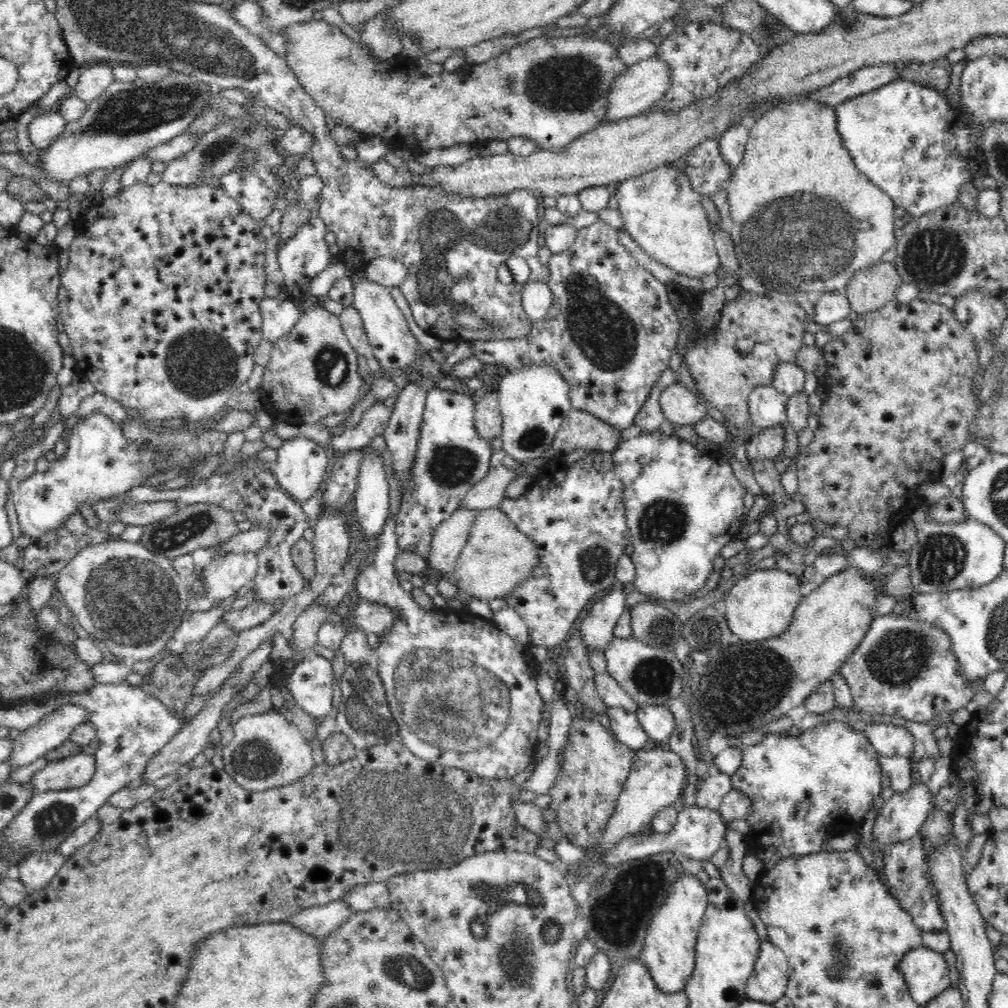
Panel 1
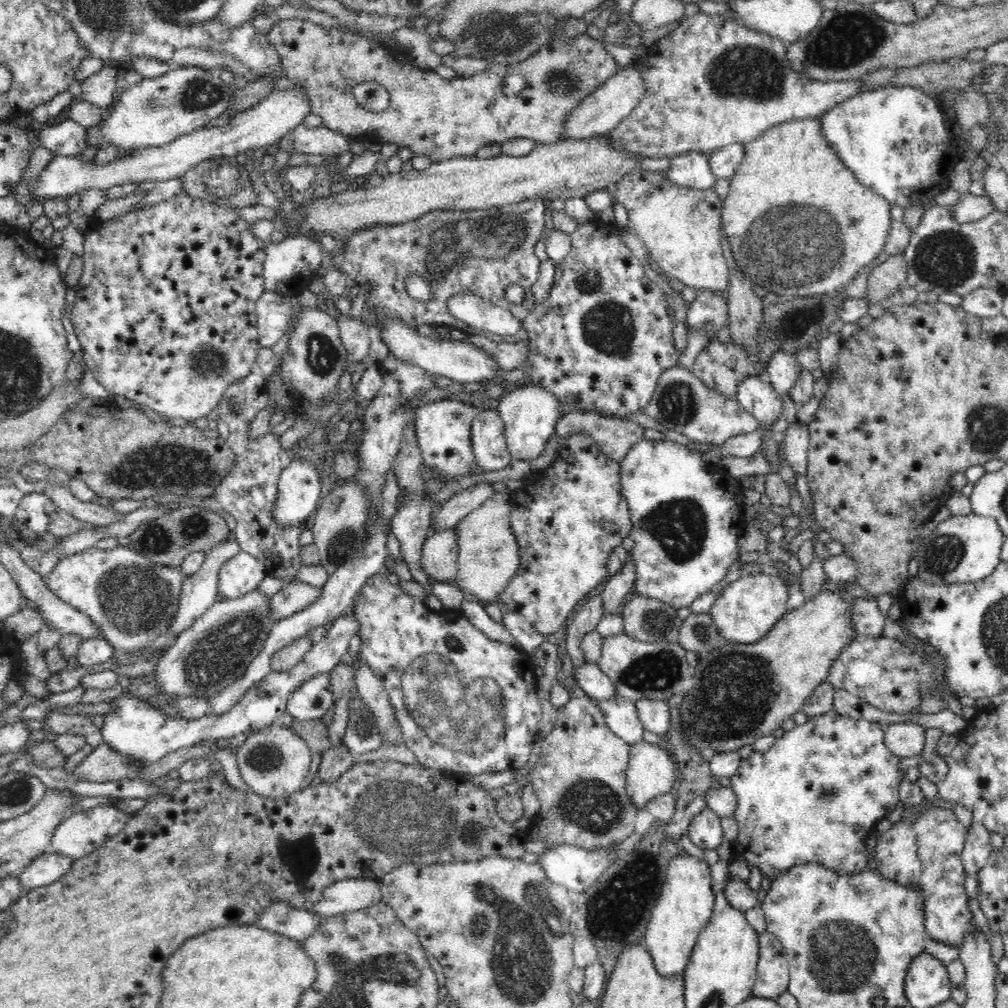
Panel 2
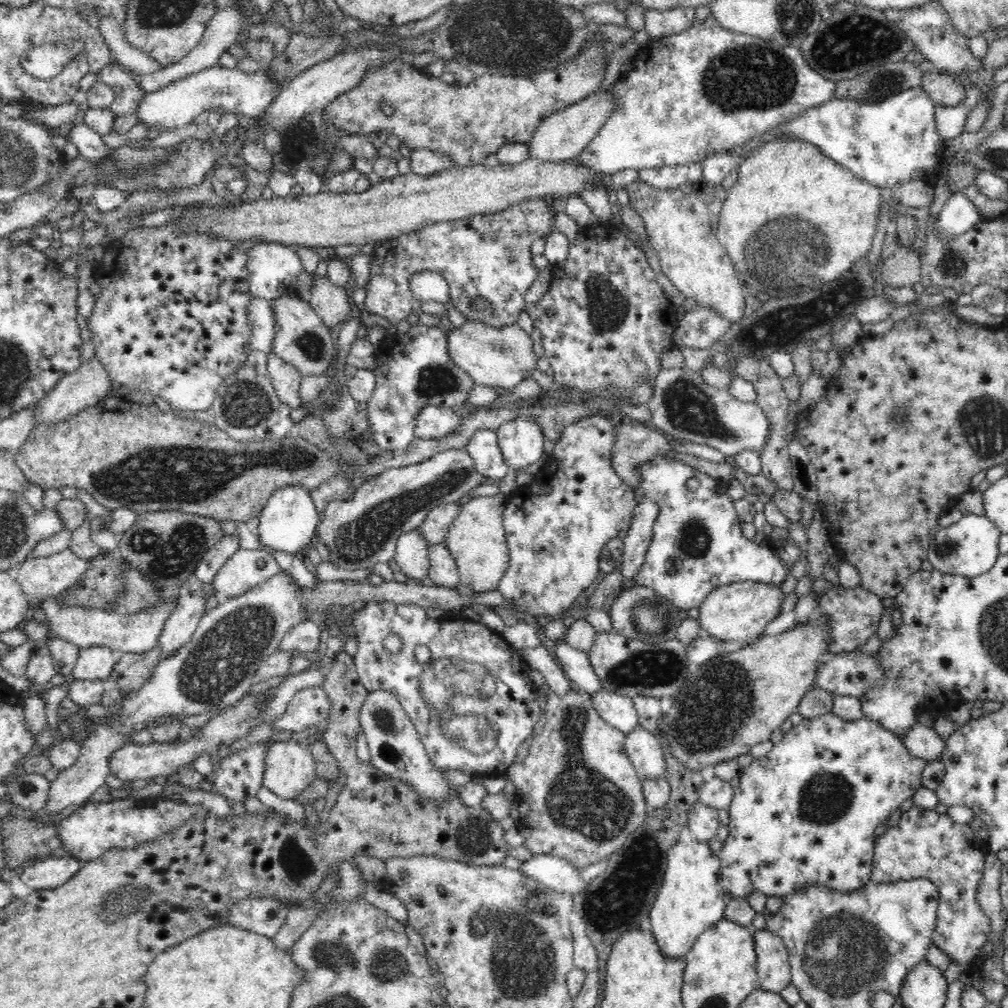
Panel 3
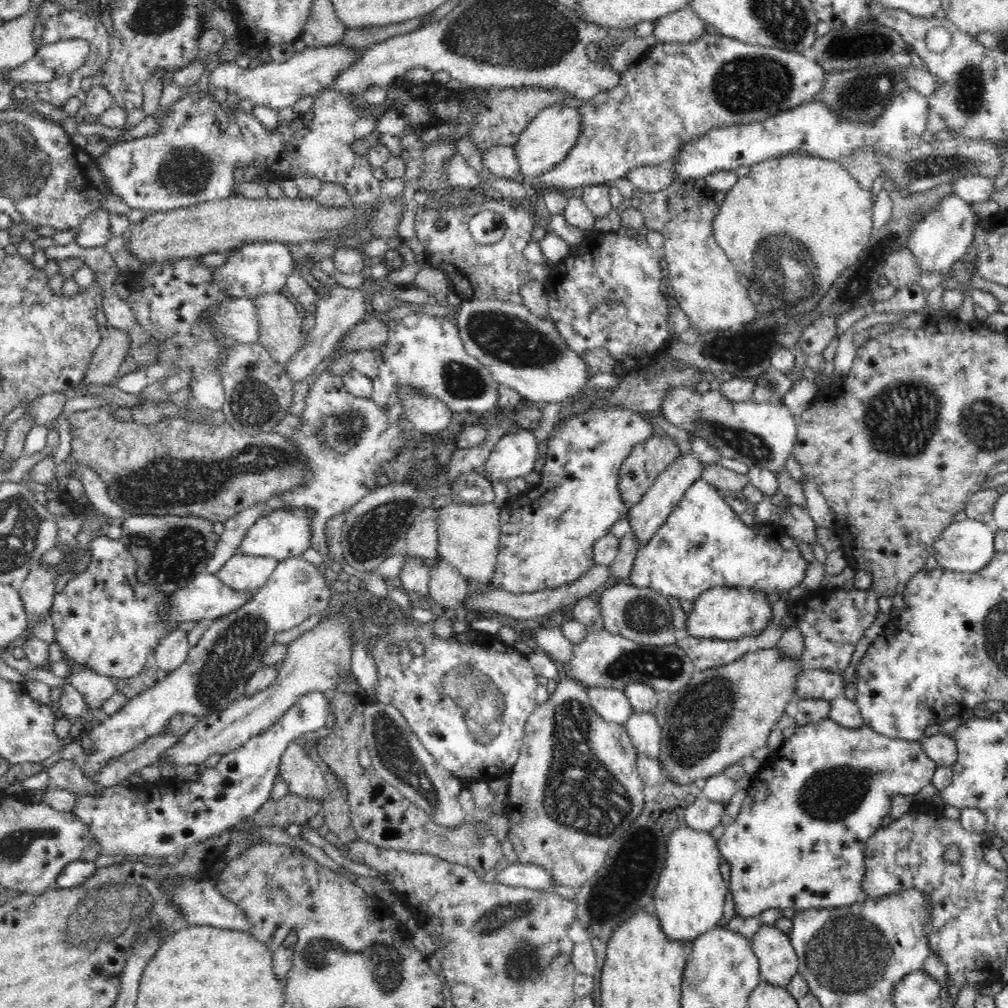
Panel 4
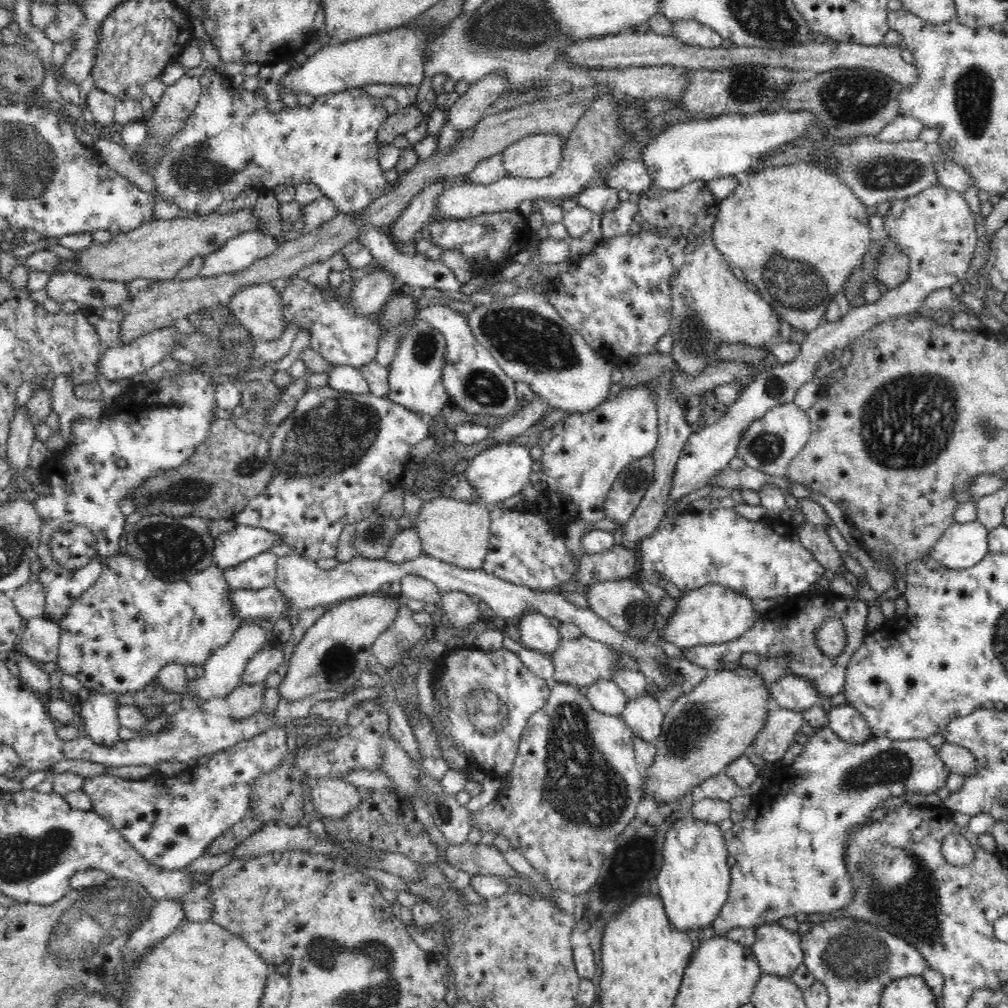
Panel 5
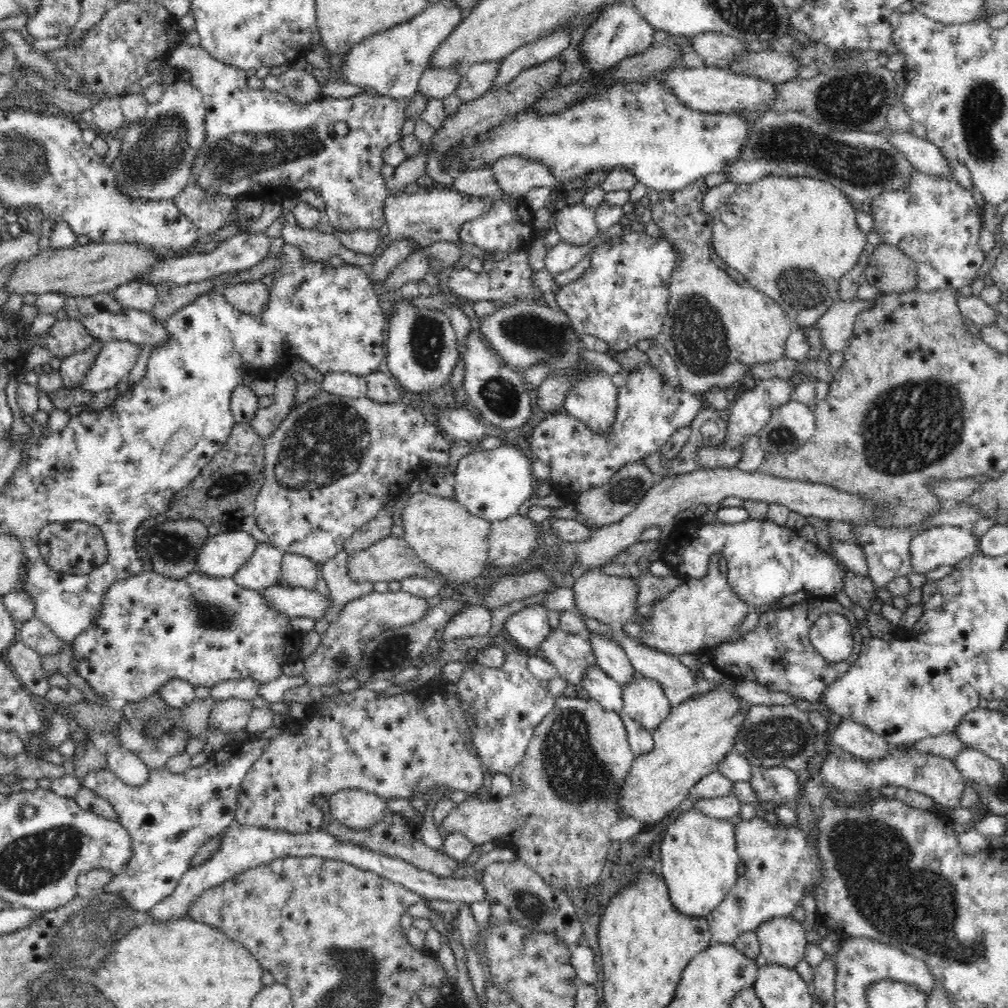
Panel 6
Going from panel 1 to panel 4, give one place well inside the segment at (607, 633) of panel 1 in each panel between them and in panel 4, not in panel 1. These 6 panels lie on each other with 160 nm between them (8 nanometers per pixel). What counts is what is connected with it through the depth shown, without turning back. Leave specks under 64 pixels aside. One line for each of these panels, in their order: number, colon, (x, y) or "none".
2: (618, 588)
3: (639, 536)
4: (652, 510)

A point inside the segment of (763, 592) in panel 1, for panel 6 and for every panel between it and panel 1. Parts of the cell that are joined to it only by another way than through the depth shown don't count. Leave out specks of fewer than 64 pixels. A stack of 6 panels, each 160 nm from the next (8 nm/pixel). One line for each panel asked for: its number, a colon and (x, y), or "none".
2: (746, 610)
3: (738, 612)
4: (727, 613)
5: (713, 614)
6: (701, 612)

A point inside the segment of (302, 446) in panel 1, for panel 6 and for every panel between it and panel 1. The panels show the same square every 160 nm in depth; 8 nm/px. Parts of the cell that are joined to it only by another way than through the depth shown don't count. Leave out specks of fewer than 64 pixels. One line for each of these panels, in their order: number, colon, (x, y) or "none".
2: (298, 497)
3: (287, 522)
4: (284, 533)
5: (242, 543)
6: (222, 555)

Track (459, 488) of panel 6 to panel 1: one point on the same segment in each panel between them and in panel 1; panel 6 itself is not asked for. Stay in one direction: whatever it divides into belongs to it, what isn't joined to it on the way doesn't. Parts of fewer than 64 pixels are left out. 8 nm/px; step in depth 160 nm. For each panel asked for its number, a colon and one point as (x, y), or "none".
1: (534, 399)
2: (530, 413)
3: (521, 441)
4: (514, 456)
5: (500, 472)

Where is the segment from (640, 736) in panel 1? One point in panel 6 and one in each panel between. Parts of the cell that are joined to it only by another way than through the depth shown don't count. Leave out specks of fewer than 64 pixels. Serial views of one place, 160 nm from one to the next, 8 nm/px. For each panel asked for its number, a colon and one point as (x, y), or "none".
2: (621, 716)
3: (619, 711)
4: (612, 704)
5: (606, 696)
6: (600, 687)

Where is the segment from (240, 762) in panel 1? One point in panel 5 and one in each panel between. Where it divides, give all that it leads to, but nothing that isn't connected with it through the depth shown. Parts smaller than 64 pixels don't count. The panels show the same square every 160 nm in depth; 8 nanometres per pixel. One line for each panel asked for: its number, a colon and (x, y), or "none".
2: (274, 762)
3: (290, 768)
4: (304, 778)
5: (335, 798)

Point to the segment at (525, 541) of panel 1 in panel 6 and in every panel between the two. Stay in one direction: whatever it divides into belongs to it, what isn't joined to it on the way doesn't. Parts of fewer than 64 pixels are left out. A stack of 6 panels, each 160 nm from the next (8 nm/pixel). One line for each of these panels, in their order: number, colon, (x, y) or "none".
2: (488, 558)
3: (477, 540)
4: (468, 534)
5: (457, 532)
6: (443, 533)

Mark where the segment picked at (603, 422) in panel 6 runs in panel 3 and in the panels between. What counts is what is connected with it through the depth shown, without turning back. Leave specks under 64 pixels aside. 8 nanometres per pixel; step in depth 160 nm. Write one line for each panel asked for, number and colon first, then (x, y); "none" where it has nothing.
3: (504, 357)
4: (521, 351)
5: (525, 335)

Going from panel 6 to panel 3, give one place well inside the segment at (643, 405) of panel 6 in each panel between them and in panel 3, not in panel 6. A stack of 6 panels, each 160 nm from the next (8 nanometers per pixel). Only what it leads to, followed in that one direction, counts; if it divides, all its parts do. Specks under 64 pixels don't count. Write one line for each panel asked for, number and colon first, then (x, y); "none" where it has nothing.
3: (556, 527)
4: (548, 533)
5: (583, 454)

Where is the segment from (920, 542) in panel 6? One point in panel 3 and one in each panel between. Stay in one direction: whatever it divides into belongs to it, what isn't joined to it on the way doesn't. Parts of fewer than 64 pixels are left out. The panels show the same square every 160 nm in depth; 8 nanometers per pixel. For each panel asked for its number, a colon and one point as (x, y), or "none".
3: (970, 547)
4: (963, 547)
5: (961, 545)

